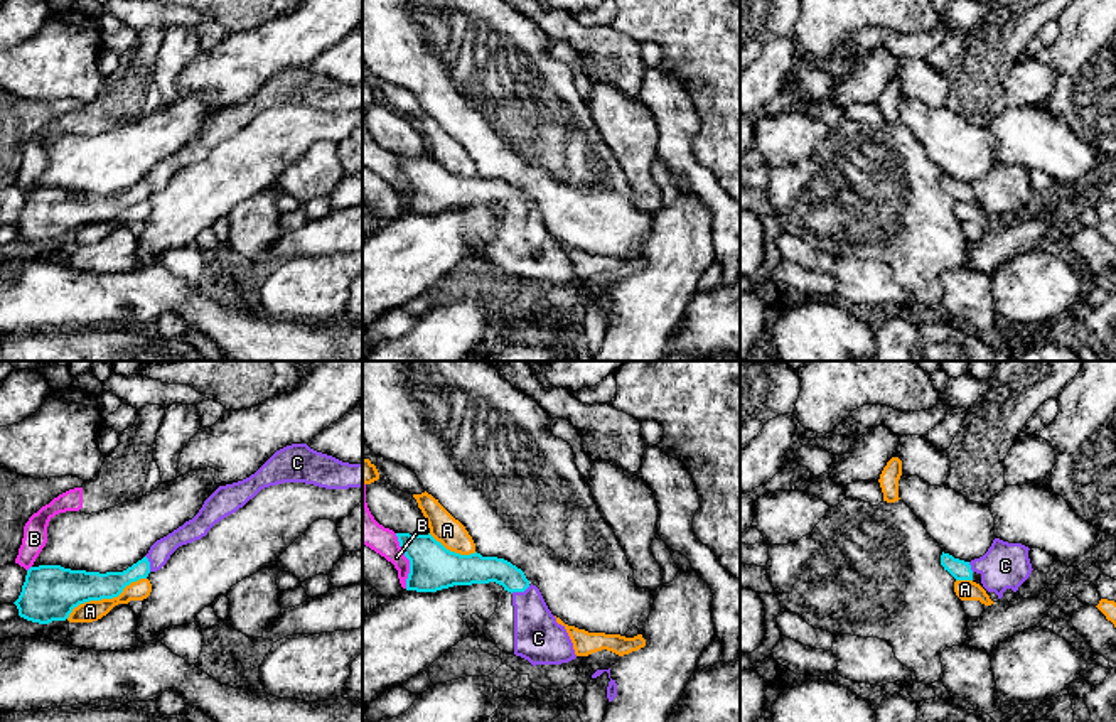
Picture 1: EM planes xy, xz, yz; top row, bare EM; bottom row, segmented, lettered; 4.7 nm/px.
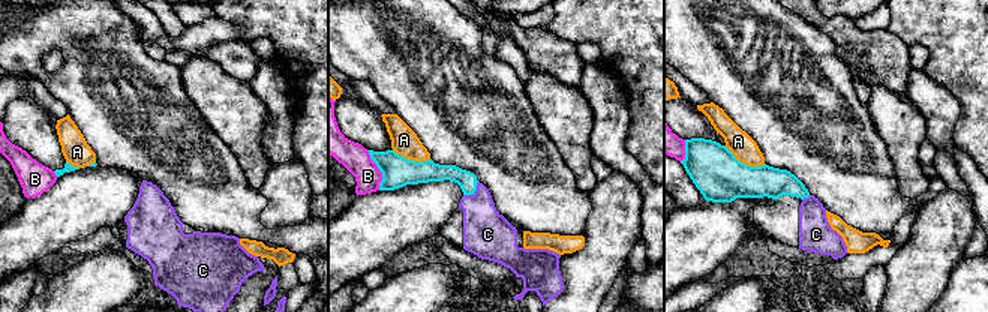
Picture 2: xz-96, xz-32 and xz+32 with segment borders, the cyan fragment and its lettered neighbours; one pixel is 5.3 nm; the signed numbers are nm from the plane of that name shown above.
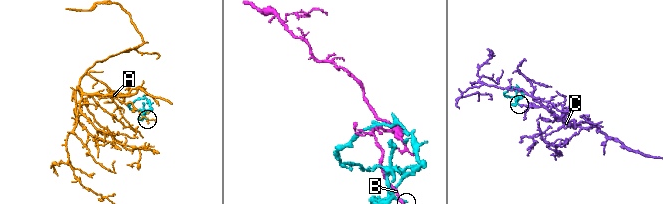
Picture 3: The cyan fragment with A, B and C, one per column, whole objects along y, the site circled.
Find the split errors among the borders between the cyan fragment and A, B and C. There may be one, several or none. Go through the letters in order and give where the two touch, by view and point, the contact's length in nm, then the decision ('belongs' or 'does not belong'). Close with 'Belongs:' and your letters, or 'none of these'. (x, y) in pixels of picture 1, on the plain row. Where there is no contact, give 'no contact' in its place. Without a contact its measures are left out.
A: xy (105, 220) | 440 nm | does not belong
B: xz (408, 181) | 280 nm | does not belong
C: xz (520, 213) | 100 nm | belongs
Belongs: C

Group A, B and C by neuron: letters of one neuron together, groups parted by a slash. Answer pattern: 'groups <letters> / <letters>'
groups A / B / C

